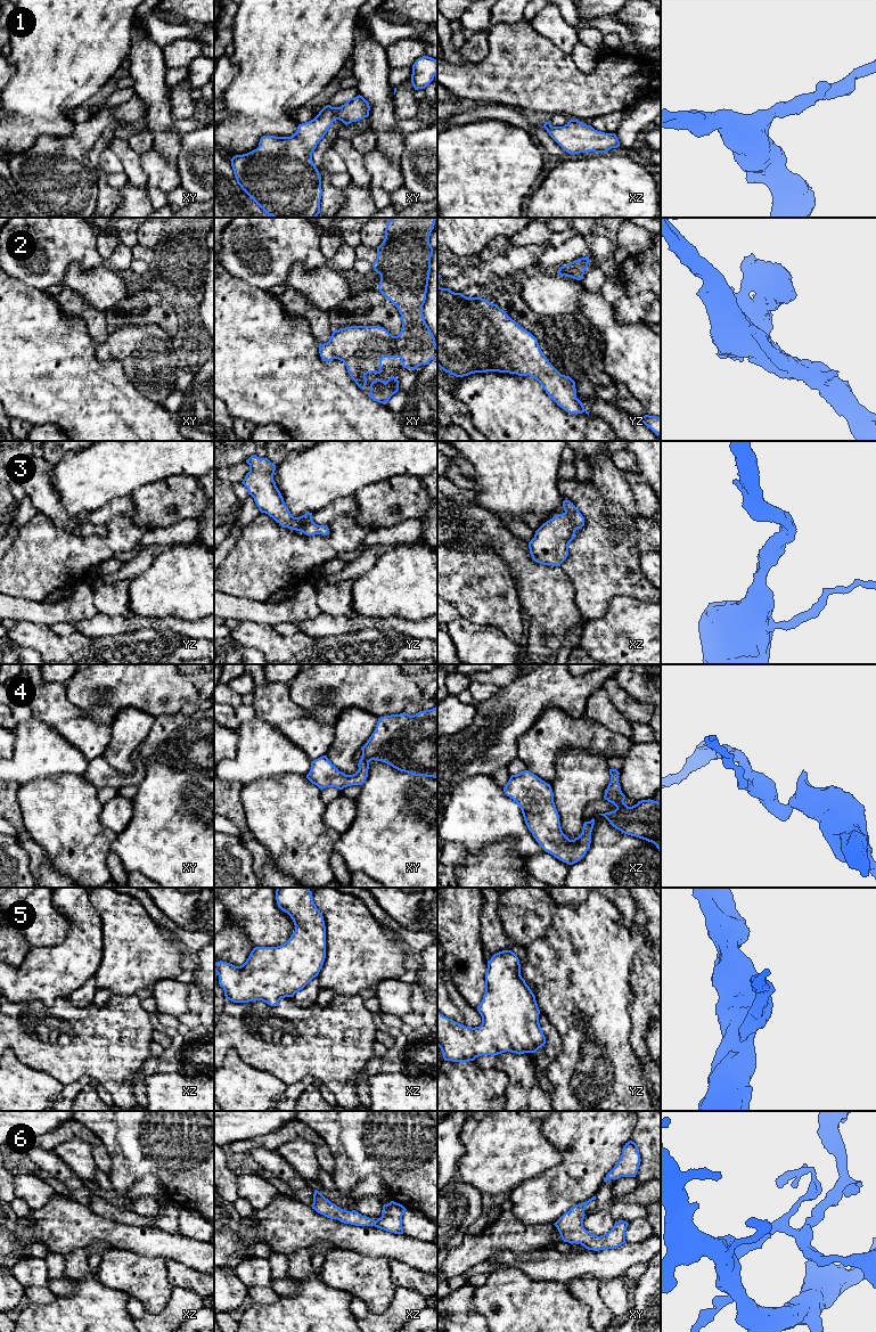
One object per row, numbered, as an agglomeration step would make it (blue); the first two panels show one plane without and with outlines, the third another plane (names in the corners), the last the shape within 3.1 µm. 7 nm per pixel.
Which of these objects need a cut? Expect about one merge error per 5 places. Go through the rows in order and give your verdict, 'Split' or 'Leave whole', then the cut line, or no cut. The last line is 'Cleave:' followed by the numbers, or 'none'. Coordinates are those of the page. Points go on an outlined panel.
1: Leave whole. No split
2: Leave whole. No split
3: Leave whole. No split
4: Leave whole. No split
5: Leave whole. No split
6: Leave whole. No split
Cleave: none

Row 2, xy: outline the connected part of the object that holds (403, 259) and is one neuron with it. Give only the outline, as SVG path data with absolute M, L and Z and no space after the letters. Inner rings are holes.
M391 218L386 224L385 238L377 247L377 259L372 268L380 275L379 292L398 308L401 314L400 334L393 336L380 326L351 326L334 330L327 343L319 344L321 359L326 362L333 359L341 360L360 389L367 384L367 374L382 373L383 358L400 358L402 367L412 370L437 359L435 337L423 314L433 255L429 236L434 229L435 219Z

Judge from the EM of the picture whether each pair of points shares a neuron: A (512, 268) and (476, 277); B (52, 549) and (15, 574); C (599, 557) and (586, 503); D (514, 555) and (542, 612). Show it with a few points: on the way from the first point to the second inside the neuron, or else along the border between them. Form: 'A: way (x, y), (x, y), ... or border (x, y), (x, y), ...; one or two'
A: way (502, 268), (485, 272); one
B: way (43, 557), (32, 569), (24, 571); one
C: way (599, 544), (599, 516); one
D: way (523, 569), (542, 590), (542, 598); one

